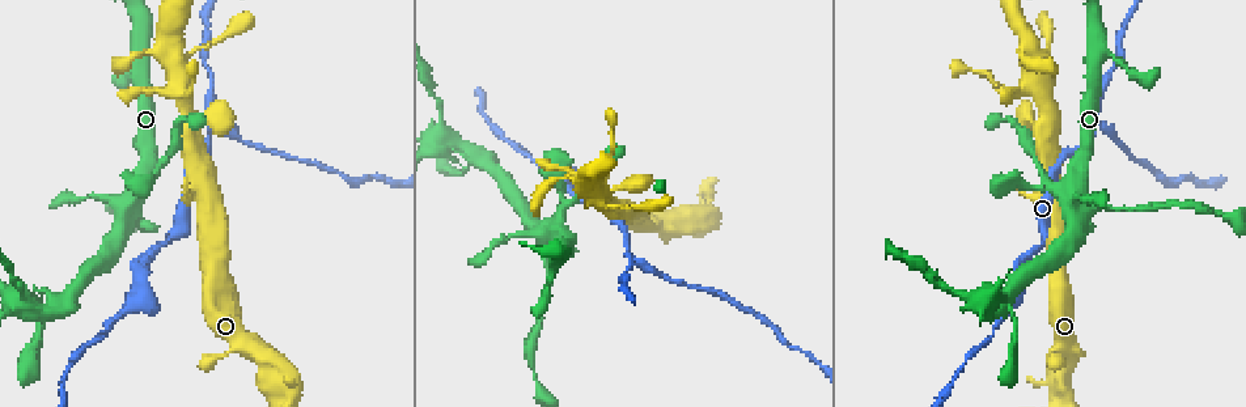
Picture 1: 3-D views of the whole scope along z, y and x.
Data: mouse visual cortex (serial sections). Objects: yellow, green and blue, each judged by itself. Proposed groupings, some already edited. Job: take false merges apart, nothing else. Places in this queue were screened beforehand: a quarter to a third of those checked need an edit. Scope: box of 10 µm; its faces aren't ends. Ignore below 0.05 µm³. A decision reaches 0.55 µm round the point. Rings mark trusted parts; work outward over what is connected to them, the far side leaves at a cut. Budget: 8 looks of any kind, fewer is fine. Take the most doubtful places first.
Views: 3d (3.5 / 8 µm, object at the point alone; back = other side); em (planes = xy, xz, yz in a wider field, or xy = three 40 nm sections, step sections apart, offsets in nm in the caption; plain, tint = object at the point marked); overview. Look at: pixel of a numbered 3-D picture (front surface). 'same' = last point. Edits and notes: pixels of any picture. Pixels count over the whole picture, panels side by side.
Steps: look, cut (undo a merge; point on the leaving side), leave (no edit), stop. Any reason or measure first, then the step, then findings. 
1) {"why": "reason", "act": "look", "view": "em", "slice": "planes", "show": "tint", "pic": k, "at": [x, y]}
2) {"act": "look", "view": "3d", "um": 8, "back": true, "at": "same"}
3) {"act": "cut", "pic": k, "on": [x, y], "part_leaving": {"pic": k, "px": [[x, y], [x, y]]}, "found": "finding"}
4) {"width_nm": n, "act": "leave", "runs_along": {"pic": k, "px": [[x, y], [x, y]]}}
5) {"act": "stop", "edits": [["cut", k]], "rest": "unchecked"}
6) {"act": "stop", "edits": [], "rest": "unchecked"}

{"why": "branch point", "act": "look", "view": "3d", "um": 3.5, "pic": 1, "at": [1098, 123]}

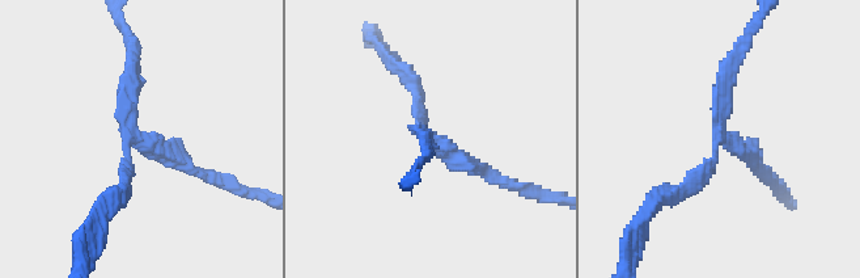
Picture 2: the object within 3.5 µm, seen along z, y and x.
{"act": "look", "view": "em", "slice": "xy", "step": 1, "show": "tint", "pic": 2, "at": [720, 138]}

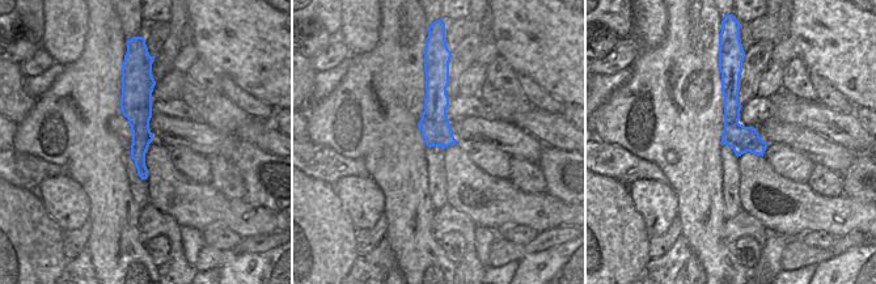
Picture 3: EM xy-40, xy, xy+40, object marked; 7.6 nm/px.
{"why": "cut it another way", "act": "look", "view": "em", "slice": "xy", "step": 2, "show": "tint", "at": "same"}

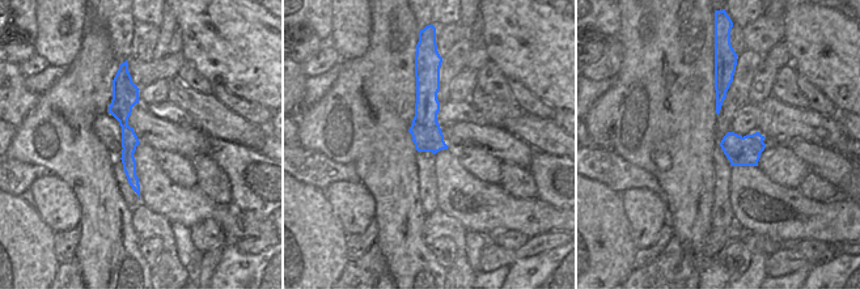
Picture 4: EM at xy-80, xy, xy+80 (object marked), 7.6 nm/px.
{"act": "cut", "pic": 2, "on": [179, 158], "part_leaving": {"pic": 2, "px": [[136, 137], [187, 168], [240, 189]]}, "found": "two cells meet here"}

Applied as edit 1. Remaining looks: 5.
{"act": "look", "view": "overview"}

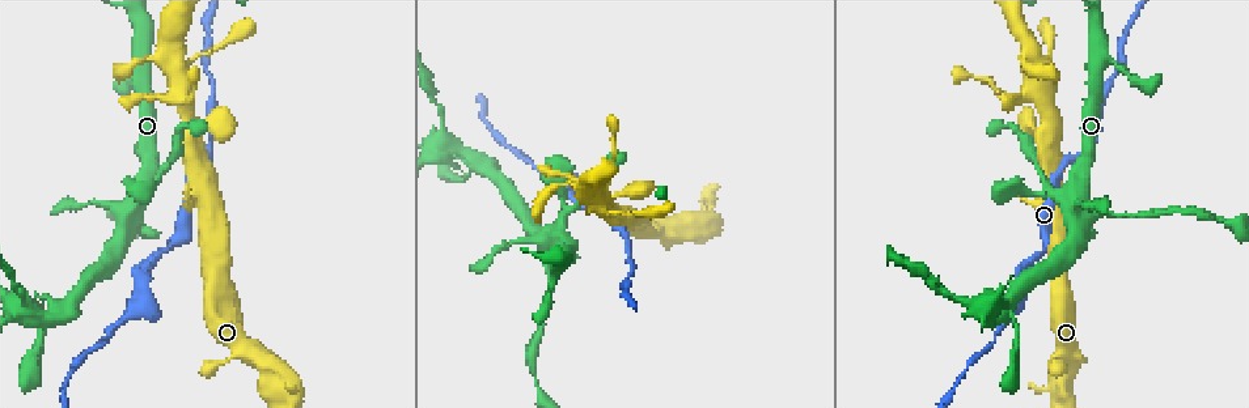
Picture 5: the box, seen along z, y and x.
{"why": "thin arm on a thick one", "act": "look", "view": "3d", "um": 3.5, "back": true, "pic": 5, "at": [1097, 215]}

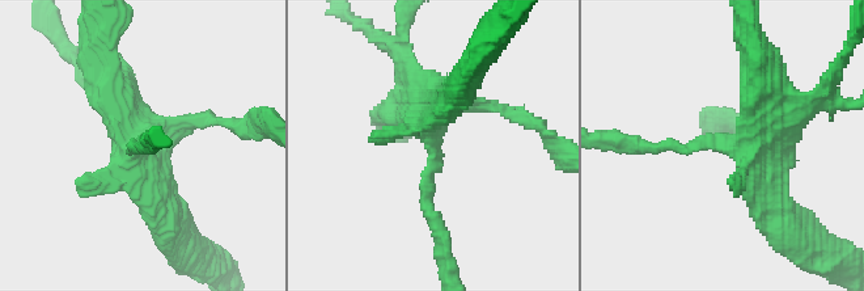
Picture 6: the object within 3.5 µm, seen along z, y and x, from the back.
{"act": "look", "view": "em", "slice": "xy", "step": 3, "show": "tint", "pic": 6, "at": [431, 142]}

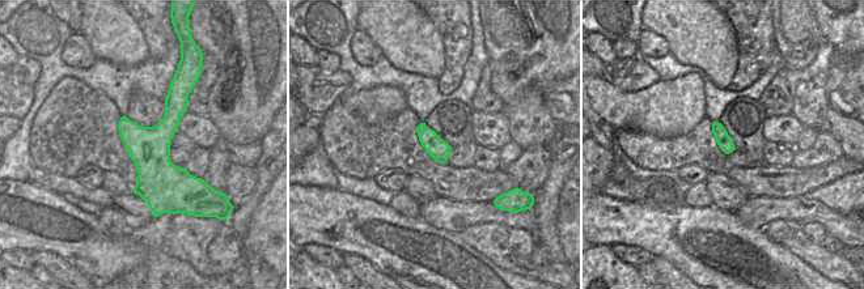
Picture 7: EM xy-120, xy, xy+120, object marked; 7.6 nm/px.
{"why": "another direction", "act": "look", "view": "em", "slice": "planes", "show": "tint", "at": "same"}

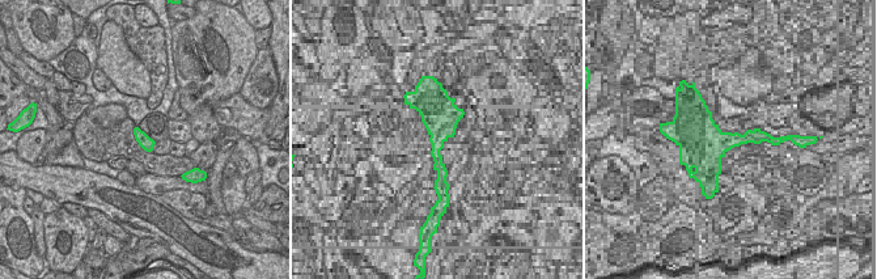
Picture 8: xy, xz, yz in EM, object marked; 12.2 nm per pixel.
{"act": "leave", "runs_along": {"pic": 6, "px": [[767, 92], [767, 136], [646, 148]]}, "found": "all the same cell"}

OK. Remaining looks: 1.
{"act": "stop", "edits": [["cut", 2]], "rest": "unchecked"}

